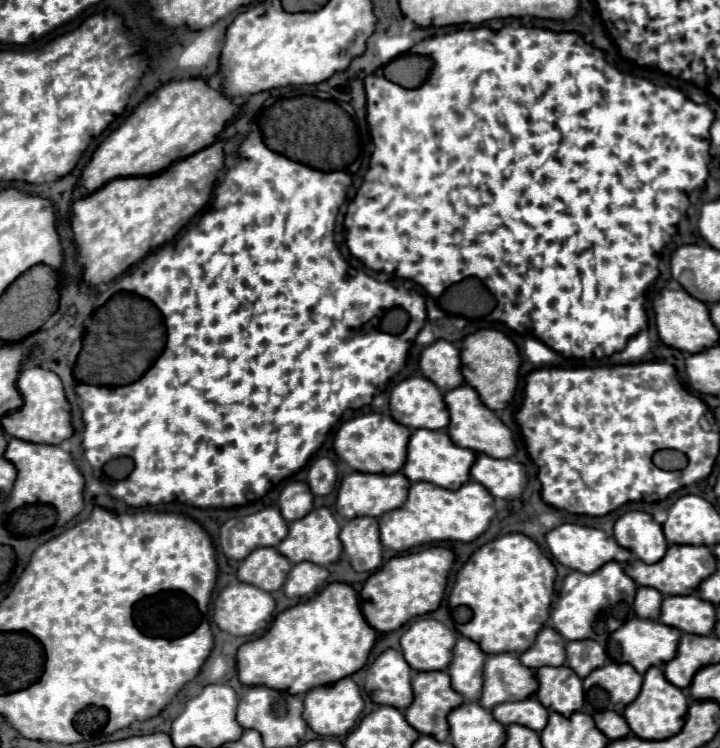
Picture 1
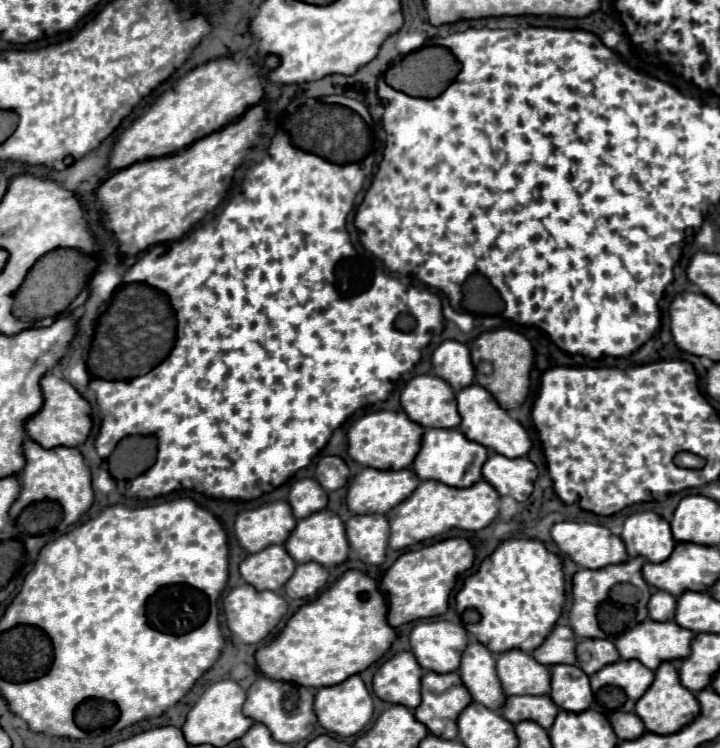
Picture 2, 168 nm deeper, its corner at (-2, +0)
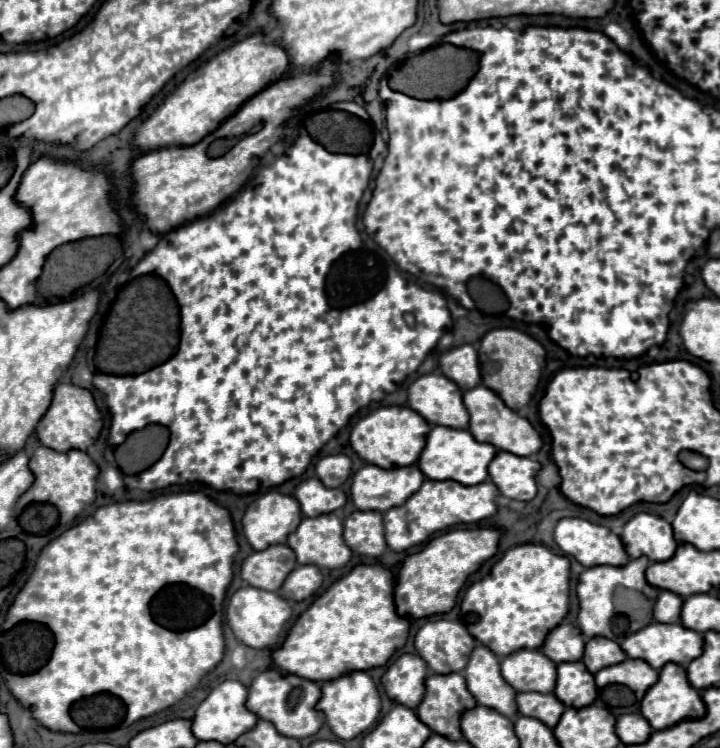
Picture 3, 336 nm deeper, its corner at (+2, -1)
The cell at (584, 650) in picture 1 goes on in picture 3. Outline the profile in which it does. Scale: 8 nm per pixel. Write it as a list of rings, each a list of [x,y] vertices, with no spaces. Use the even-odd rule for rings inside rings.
[[[594,637],[586,643],[582,663],[588,667],[590,673],[598,673],[604,667],[622,663],[626,657],[628,655],[622,651],[622,647],[616,641],[608,637]]]

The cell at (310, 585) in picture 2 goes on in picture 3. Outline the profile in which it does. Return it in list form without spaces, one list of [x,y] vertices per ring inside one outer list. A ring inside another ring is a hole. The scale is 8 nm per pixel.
[[[298,565],[284,581],[280,597],[302,601],[314,595],[320,589],[320,585],[322,585],[322,575],[316,565]]]

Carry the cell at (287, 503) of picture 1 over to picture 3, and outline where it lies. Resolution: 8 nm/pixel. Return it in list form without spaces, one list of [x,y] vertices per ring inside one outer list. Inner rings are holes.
[[[316,477],[302,481],[296,487],[294,497],[300,501],[302,513],[306,517],[318,517],[320,513],[332,513],[344,507],[346,503],[346,493],[342,489],[328,489]]]

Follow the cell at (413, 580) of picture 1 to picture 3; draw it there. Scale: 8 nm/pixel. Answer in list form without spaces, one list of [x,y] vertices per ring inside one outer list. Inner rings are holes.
[[[454,529],[434,537],[422,551],[406,557],[404,567],[398,571],[394,589],[398,615],[420,619],[448,613],[456,605],[458,591],[466,583],[466,577],[478,571],[484,561],[494,557],[498,551],[498,541],[498,529]]]

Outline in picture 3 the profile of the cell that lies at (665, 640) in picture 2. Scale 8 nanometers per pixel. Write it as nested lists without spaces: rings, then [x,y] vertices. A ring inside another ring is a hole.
[[[654,621],[648,627],[640,629],[638,633],[632,633],[630,637],[626,637],[624,643],[622,643],[622,649],[628,653],[628,657],[644,659],[654,669],[662,669],[666,663],[678,663],[678,665],[686,667],[690,661],[694,661],[696,657],[702,655],[704,637],[702,637],[702,633],[686,629],[682,623],[666,625],[666,623],[656,623]]]

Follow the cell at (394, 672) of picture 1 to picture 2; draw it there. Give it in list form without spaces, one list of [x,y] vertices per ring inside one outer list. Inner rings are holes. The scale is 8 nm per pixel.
[[[398,652],[376,670],[372,688],[384,702],[416,708],[420,704],[420,678],[422,668],[412,652]]]

